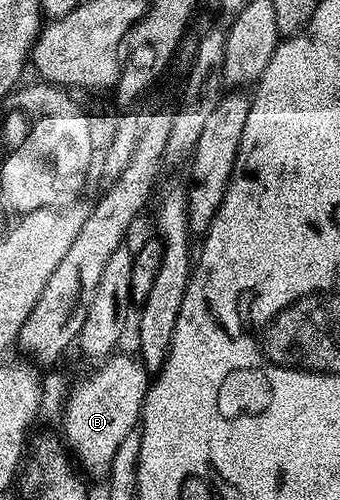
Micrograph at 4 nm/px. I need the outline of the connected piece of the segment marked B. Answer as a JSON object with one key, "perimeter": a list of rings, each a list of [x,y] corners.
{"perimeter":[[[111,354],[104,359],[96,371],[71,384],[62,407],[62,429],[80,463],[84,466],[83,474],[89,480],[96,479],[105,484],[110,478],[111,465],[119,447],[131,438],[143,418],[145,395],[150,386],[150,373],[137,356]]]}

